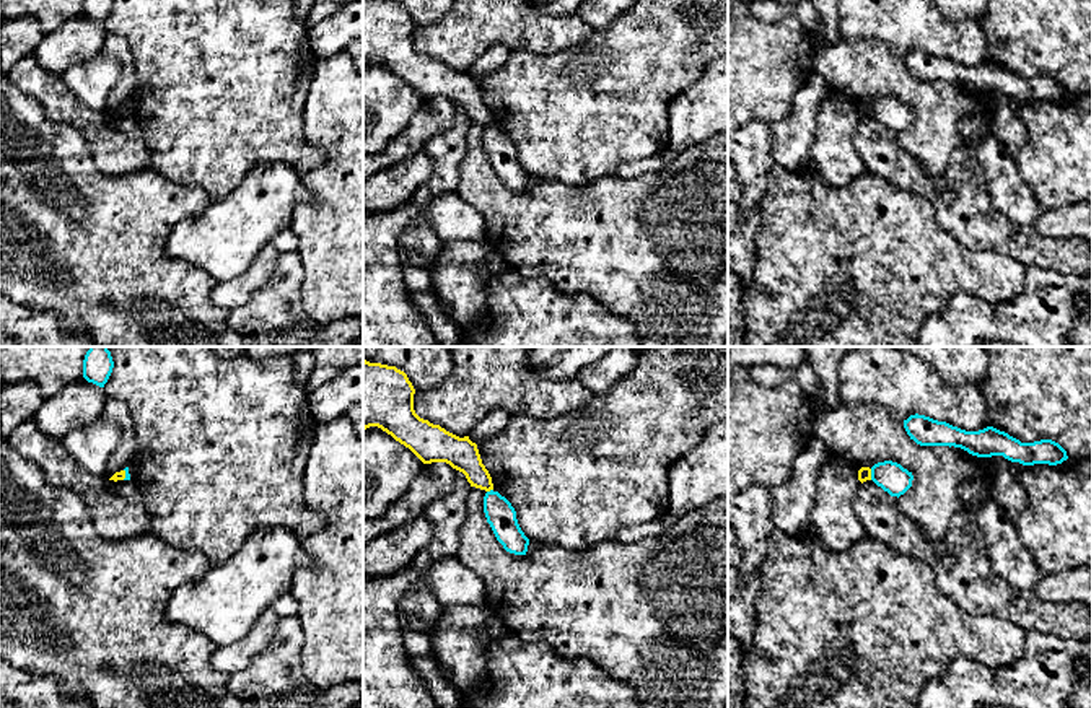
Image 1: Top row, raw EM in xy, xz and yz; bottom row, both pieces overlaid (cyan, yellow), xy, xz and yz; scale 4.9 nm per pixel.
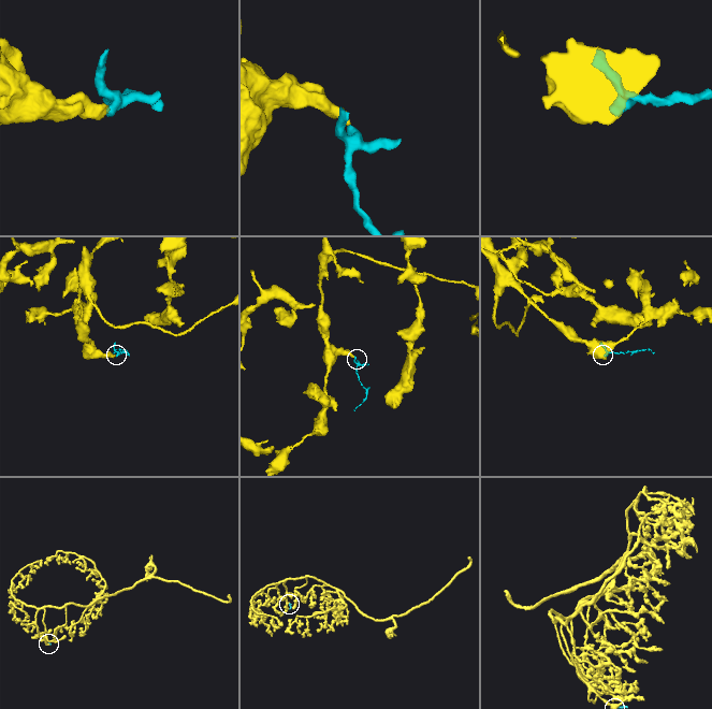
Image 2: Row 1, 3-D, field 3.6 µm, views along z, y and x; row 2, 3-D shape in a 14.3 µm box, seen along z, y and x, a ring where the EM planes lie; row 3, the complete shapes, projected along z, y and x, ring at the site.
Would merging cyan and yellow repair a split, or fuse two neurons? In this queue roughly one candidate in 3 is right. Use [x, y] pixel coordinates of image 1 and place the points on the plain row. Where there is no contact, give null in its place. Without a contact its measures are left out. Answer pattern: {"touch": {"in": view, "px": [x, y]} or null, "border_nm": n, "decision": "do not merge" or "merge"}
{"touch": {"in": "yz", "px": [871, 109]}, "border_nm": 60, "decision": "do not merge"}

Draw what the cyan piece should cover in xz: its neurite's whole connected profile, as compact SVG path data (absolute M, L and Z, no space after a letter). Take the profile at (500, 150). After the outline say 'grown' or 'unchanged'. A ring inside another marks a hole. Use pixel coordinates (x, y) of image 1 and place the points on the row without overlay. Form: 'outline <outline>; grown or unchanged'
outline M487 127L484 132L484 148L497 176L515 190L526 190L529 174L521 166L516 146L498 127Z; unchanged

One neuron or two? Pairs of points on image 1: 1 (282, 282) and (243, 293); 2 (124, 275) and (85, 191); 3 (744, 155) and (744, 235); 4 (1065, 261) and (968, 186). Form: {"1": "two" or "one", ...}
{"1": "two", "2": "one", "3": "one", "4": "one"}

